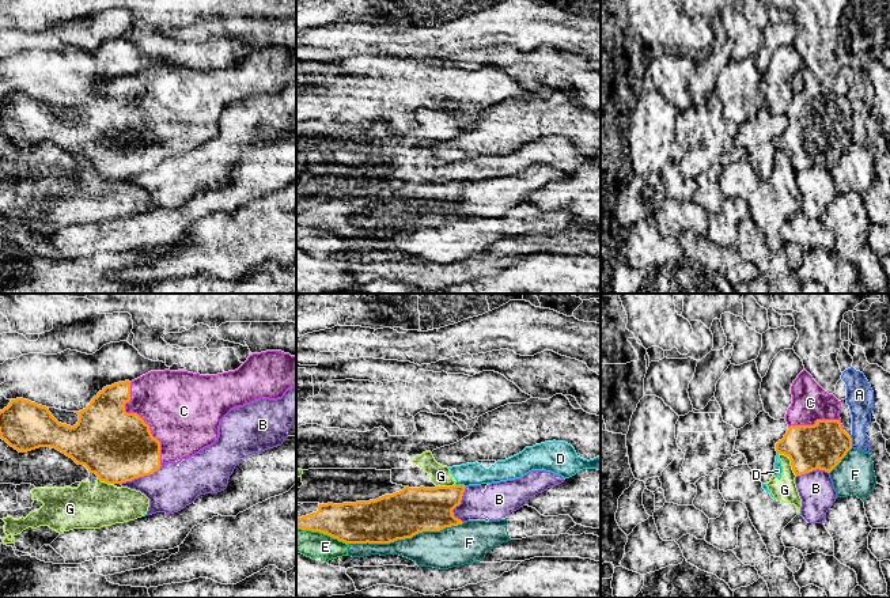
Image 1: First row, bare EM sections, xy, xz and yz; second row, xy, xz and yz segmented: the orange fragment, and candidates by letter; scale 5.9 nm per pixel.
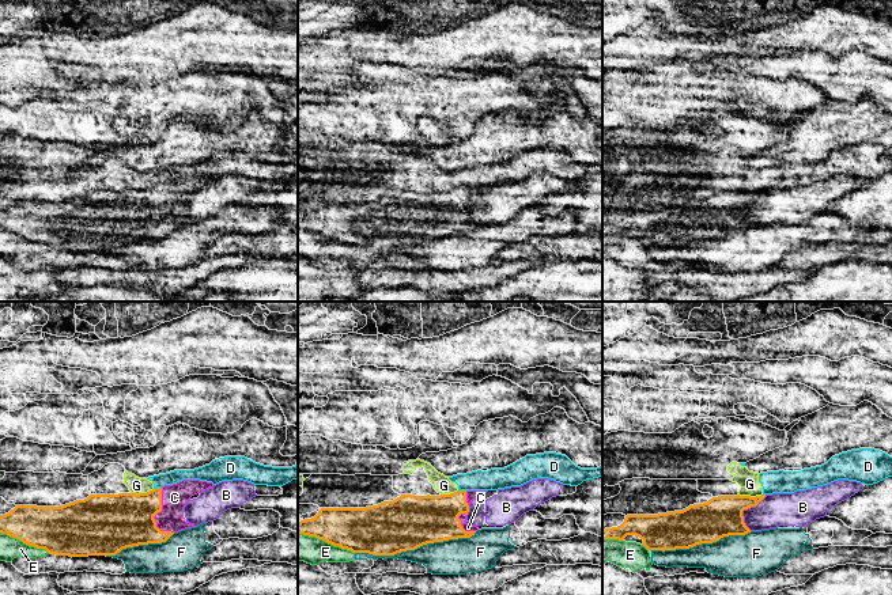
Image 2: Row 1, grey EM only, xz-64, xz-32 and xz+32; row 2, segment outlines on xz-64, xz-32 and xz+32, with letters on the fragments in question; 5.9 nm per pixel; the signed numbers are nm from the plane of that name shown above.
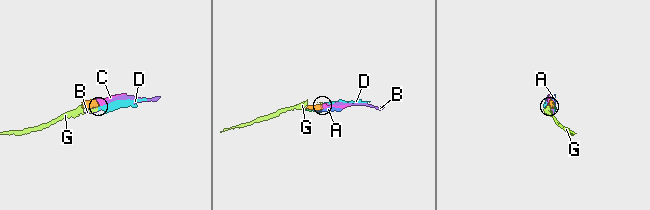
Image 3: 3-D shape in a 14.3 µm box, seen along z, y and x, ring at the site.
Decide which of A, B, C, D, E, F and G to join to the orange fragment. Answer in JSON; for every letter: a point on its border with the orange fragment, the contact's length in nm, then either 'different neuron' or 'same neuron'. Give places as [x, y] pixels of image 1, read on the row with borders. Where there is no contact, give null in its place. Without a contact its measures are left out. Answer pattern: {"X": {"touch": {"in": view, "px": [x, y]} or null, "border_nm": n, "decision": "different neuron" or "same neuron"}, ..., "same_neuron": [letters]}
{"A": {"touch": {"in": "yz", "px": [851, 442]}, "border_nm": 70, "decision": "different neuron"}, "B": {"touch": {"in": "xy", "px": [141, 476]}, "border_nm": 260, "decision": "different neuron"}, "C": {"touch": {"in": "xy", "px": [143, 420]}, "border_nm": 550, "decision": "same neuron"}, "D": {"touch": {"in": "xz", "px": [461, 485]}, "border_nm": 70, "decision": "different neuron"}, "E": {"touch": {"in": "xz", "px": [322, 532]}, "border_nm": 320, "decision": "different neuron"}, "F": {"touch": {"in": "xz", "px": [406, 537]}, "border_nm": 700, "decision": "different neuron"}, "G": {"touch": {"in": "yz", "px": [791, 462]}, "border_nm": 170, "decision": "different neuron"}, "same_neuron": ["C"]}

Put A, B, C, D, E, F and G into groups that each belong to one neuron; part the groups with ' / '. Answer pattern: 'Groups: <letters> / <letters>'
Groups: A E / B / C / D G / F

